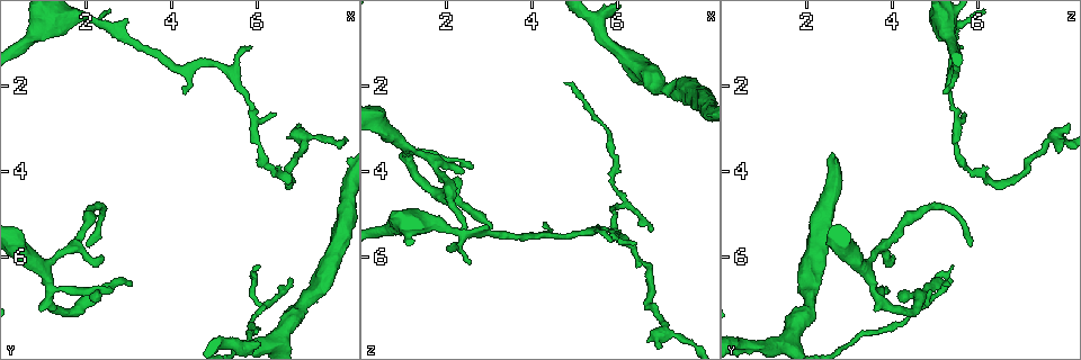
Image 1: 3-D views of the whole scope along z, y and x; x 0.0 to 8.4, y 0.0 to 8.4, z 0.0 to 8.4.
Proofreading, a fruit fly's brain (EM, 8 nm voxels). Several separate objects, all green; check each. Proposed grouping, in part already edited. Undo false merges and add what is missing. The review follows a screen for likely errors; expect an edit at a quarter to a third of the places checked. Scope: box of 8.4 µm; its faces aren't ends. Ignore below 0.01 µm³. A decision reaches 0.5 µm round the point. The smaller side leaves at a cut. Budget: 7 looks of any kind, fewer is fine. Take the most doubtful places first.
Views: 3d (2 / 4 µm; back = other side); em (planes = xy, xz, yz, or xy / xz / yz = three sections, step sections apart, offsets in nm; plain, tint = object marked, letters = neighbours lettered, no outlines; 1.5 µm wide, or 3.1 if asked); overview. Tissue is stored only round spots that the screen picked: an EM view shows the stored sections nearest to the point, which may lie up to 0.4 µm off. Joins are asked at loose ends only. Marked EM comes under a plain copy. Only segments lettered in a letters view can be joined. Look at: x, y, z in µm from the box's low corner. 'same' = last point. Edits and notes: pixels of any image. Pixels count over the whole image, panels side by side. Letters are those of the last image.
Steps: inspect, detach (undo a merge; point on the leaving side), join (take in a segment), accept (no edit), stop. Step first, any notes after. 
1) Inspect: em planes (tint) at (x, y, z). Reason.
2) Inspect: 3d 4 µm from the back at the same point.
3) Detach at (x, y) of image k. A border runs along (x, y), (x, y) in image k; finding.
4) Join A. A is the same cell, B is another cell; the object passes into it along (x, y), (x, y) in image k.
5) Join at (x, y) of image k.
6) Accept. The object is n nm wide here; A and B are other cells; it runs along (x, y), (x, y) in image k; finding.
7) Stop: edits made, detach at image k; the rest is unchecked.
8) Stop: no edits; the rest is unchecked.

Inspect: em planes (letters) at (2.45, 6.05, 4.00). An open end.

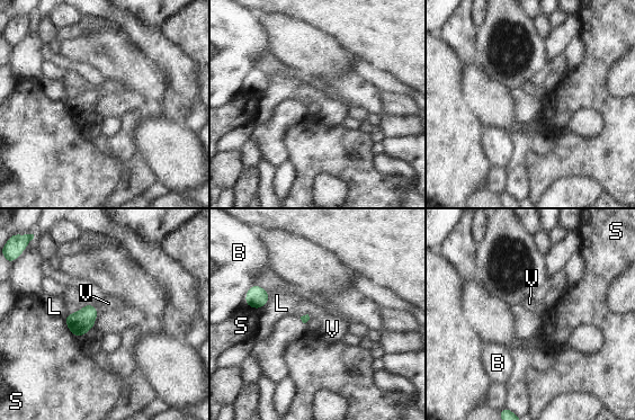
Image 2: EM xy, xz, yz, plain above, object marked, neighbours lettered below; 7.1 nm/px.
Accept. B, L, S and V are other cells; a border runs along (91, 304), (97, 310) in image 2; no lettered segment goes on from it.

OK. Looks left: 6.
Inspect: 3d 2 µm at (5.80, 1.05, 5.65). An open end.

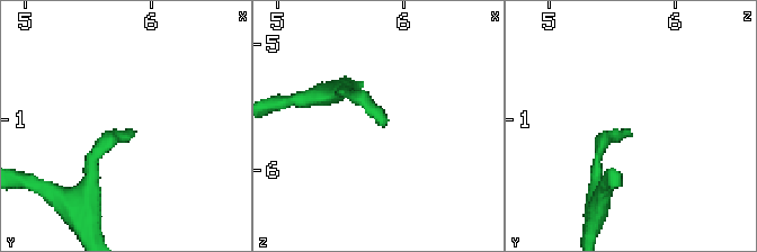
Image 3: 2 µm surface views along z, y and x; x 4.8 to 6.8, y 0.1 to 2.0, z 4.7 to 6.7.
Inspect: em planes (letters) at (5.84, 1.08, 5.66). Shape alone is not enough.

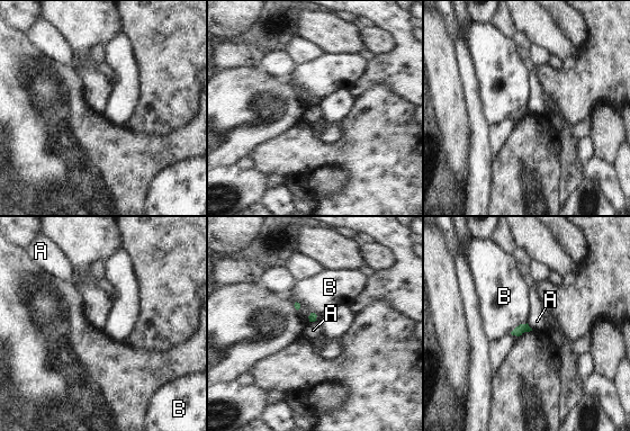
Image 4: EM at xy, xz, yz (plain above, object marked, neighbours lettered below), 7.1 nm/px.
Accept. A and B are other cells; a border runs along (527, 323), (532, 329) in image 4; none of them fits.

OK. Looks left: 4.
Inspect: 3d 2 µm at (2.05, 5.75, 5.80). Free end.

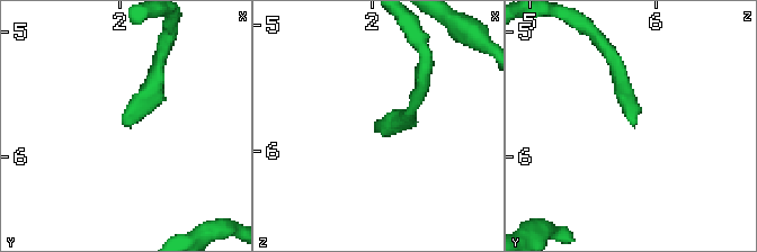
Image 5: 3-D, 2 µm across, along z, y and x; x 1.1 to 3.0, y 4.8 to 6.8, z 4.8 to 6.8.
Inspect: em planes (letters) at (2.04, 5.72, 5.84). Now the EM.

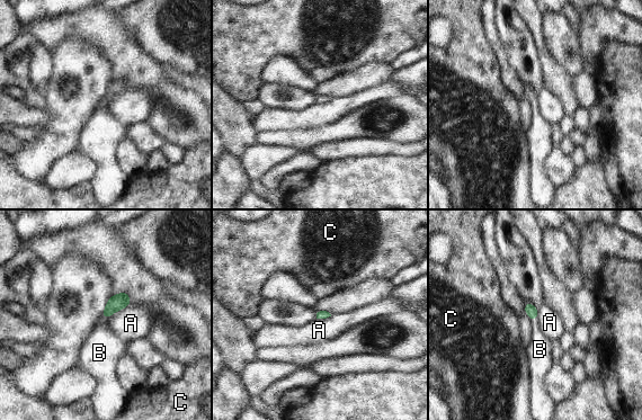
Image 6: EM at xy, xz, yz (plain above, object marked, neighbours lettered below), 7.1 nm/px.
Join B. B is the same cell, A and C are other cells; it goes on there.

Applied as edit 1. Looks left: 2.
Stop: edits made, join at image 6; the rest is unchecked.

